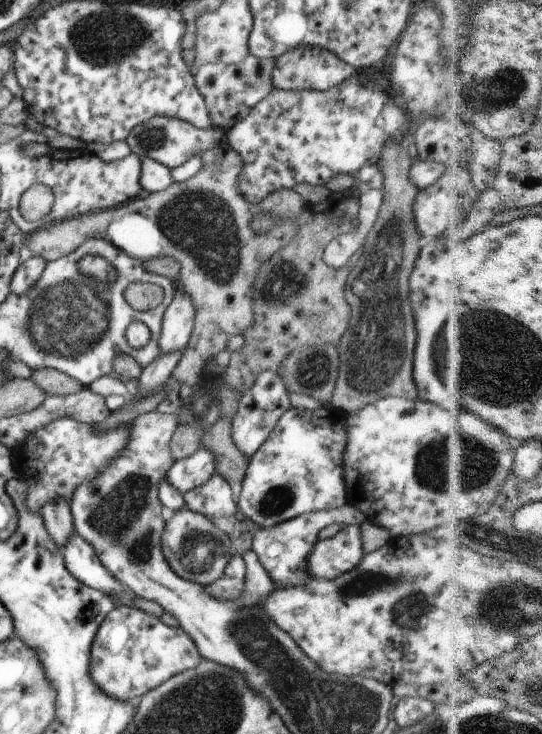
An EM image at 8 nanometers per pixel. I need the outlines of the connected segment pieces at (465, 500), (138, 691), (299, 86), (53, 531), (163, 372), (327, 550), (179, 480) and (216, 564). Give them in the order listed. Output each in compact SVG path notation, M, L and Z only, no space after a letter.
M387 396L376 399L358 410L346 413L345 431L347 432L347 443L343 452L343 471L347 502L354 502L360 509L363 509L366 513L366 520L388 531L392 538L406 537L408 534L424 534L424 532L428 532L428 530L432 530L436 526L462 524L468 522L468 520L475 519L477 516L485 515L486 512L495 506L504 485L515 472L517 449L512 446L511 436L507 432L503 432L501 428L489 422L486 422L486 426L482 426L482 428L484 430L480 434L470 434L470 432L466 432L466 428L462 424L462 411L460 409L457 411L444 410L440 405L436 406L436 404L430 404L430 402L422 402L420 398L410 400Z
M134 606L114 607L100 623L91 646L89 673L96 686L116 700L137 701L171 676L196 668L202 660L194 641L180 627L169 627Z
M312 45L299 46L289 49L276 58L273 68L273 83L276 89L323 91L334 88L344 82L348 76L356 74L359 70L340 60L336 54L325 48Z
M56 497L46 501L40 513L48 534L62 548L75 530L69 502L64 497Z
M183 350L160 354L148 366L142 369L139 377L142 397L148 396L148 392L168 381L175 366L182 358L182 352Z
M347 525L333 537L316 542L307 569L314 579L330 580L356 568L363 556L360 525Z
M200 446L192 456L173 461L165 480L176 492L183 495L204 484L214 474L216 474L215 458L210 451Z
M185 506L177 510L165 524L161 536L163 555L172 570L183 579L209 585L224 574L229 560L234 556L228 548L230 538L204 515L192 512Z

